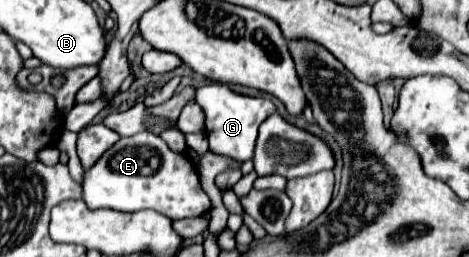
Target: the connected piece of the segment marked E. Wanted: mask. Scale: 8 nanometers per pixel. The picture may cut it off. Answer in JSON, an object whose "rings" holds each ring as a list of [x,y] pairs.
{"rings":[[[141,132],[113,144],[99,162],[85,172],[83,200],[93,210],[113,208],[137,212],[153,208],[171,220],[203,216],[211,210],[211,200],[201,186],[199,172],[189,154],[169,150],[169,146],[153,132]]]}

